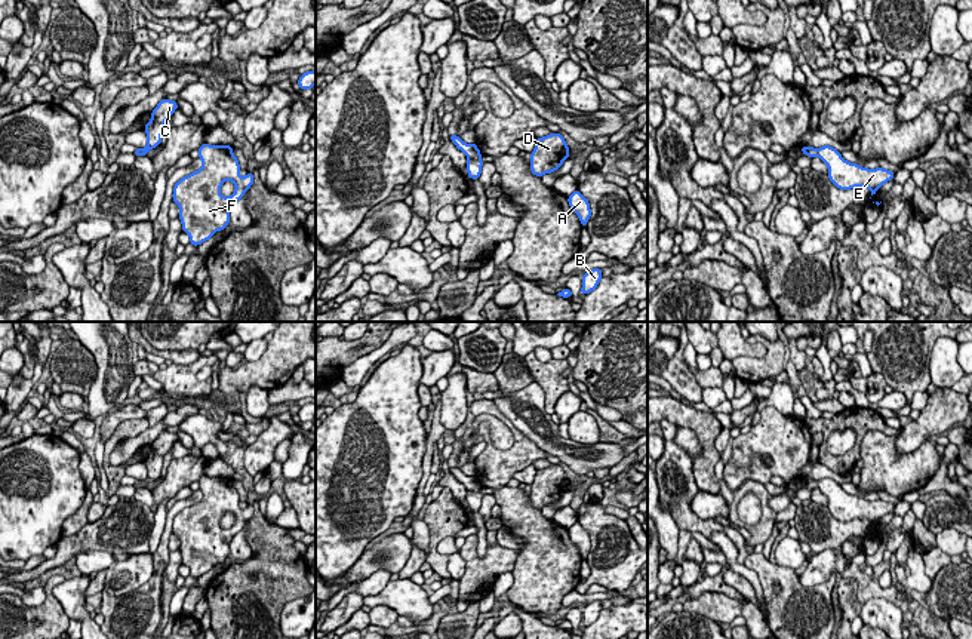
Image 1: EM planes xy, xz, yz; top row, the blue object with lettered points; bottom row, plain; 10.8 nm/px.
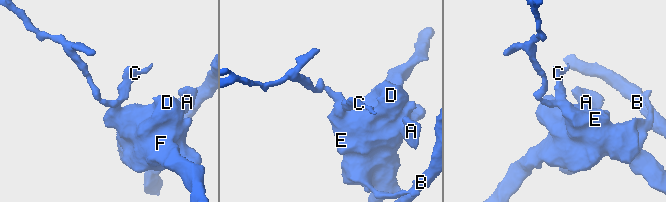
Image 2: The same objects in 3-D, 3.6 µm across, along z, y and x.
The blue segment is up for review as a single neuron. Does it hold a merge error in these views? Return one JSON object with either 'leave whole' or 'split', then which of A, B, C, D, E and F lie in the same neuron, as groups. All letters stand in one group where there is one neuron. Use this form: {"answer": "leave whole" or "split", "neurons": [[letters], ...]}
{"answer": "split", "neurons": [["A", "C", "D", "E", "F"], ["B"]]}

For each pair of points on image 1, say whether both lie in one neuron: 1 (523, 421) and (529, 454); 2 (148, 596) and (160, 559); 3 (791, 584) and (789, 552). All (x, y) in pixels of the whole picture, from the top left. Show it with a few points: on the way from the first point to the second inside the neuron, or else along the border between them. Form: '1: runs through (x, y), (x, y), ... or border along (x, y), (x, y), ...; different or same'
1: border along (501, 412), (546, 454); different
2: runs through (153, 587), (159, 568); same
3: border along (777, 564), (793, 570); different

